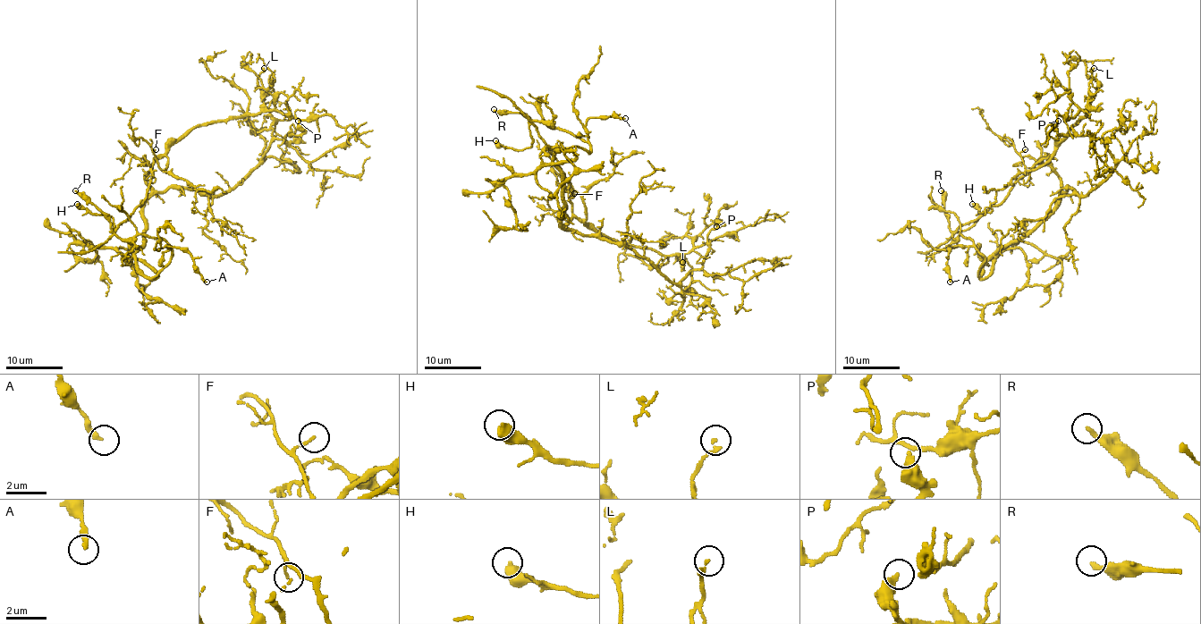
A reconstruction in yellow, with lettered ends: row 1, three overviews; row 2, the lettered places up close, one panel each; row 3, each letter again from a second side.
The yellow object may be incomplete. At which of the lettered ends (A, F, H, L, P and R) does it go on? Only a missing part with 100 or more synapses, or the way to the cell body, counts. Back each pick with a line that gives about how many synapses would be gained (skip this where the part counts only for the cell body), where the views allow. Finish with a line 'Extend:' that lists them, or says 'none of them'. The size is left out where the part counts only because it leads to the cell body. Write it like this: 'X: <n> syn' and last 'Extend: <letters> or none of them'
Extend: none of them

